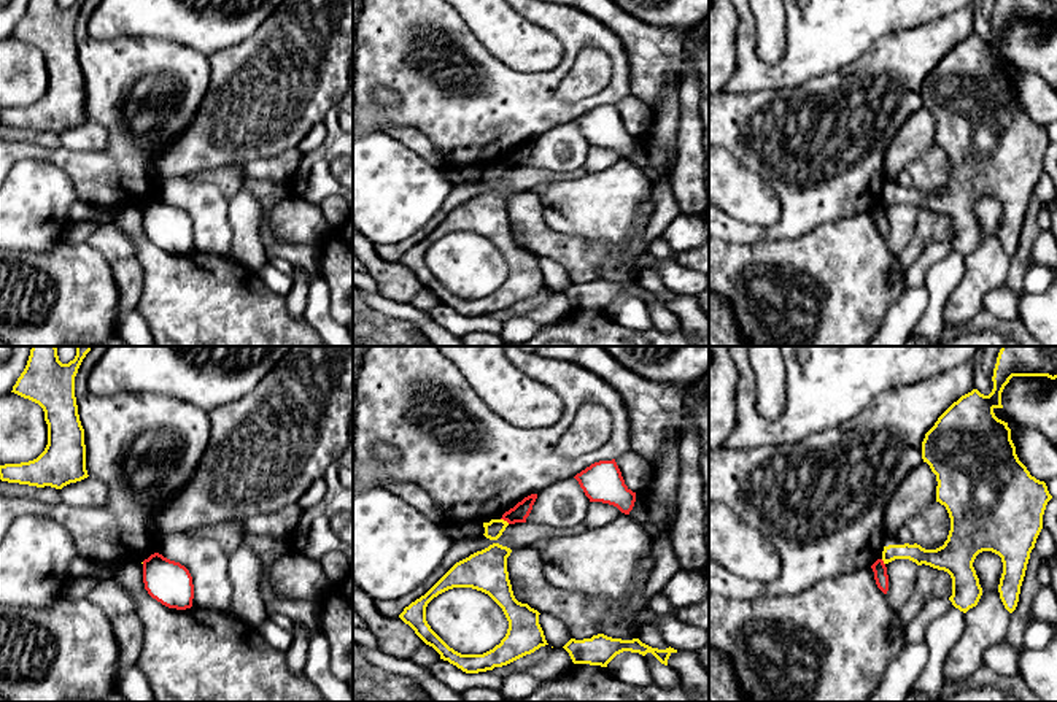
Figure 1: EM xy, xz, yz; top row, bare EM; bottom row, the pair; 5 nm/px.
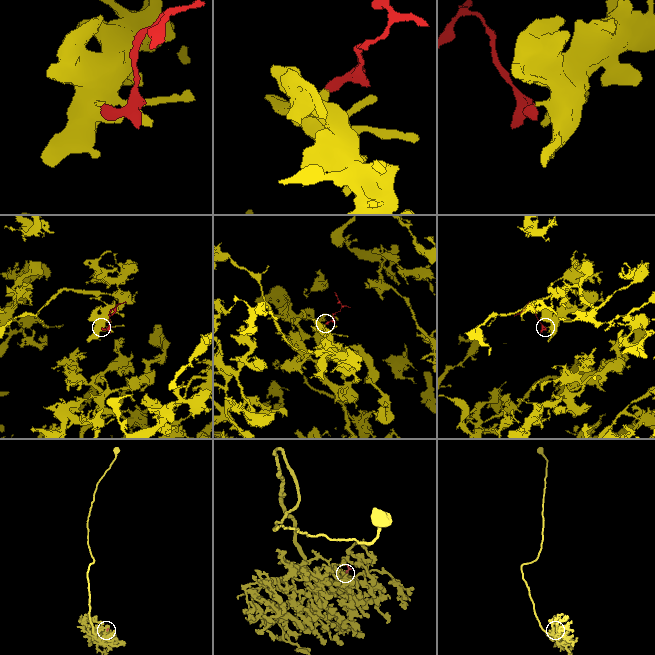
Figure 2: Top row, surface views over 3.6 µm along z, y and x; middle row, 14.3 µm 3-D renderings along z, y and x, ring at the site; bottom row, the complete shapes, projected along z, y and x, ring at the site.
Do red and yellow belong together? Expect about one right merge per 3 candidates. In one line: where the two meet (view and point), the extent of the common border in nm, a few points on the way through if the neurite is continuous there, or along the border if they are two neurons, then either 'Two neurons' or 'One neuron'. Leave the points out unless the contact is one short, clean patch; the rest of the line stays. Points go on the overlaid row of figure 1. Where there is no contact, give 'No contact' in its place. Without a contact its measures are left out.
Touches red at xz (506, 520). Shared border 50 nm. Boundary: xz (501, 518), (509, 523). Two neurons

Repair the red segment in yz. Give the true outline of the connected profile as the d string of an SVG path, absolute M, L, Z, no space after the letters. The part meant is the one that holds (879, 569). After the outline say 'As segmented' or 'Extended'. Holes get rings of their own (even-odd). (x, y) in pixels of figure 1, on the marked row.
M877 559L873 565L871 565L873 572L874 572L874 580L877 588L887 594L889 591L889 575L887 575L887 567L884 564L882 559Z. As segmented

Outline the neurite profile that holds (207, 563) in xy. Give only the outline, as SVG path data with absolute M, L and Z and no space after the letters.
M172 532L157 537L157 553L189 570L192 607L227 611L232 600L229 556L216 540L199 537L197 532Z

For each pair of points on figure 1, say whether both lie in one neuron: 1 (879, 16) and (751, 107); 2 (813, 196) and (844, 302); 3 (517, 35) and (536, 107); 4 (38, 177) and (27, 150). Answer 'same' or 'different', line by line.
1: different
2: different
3: different
4: different

